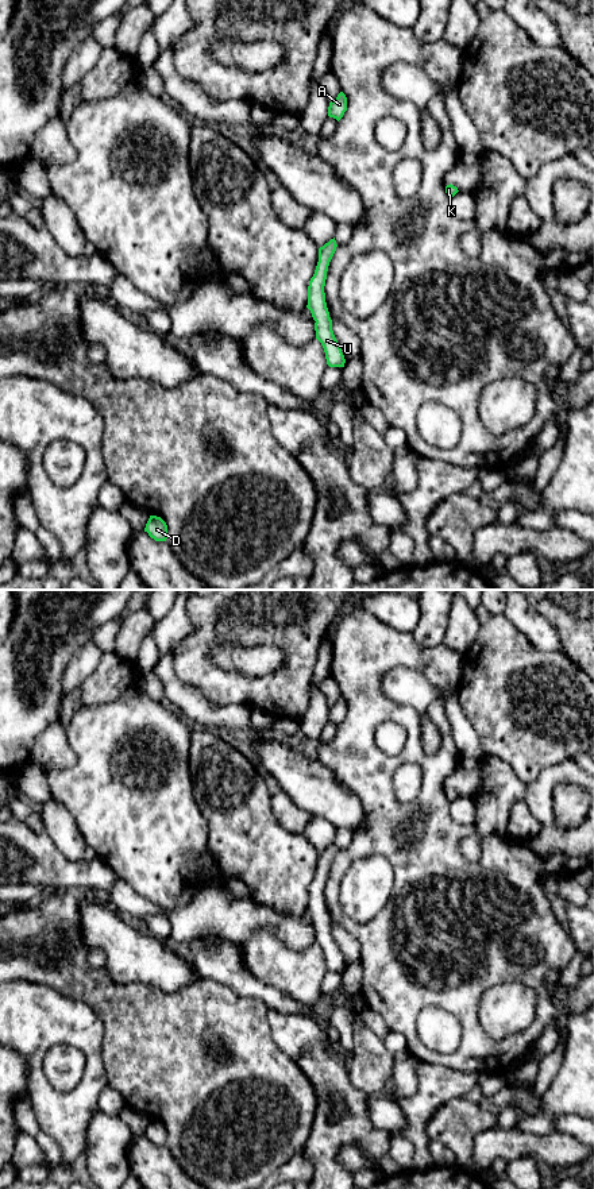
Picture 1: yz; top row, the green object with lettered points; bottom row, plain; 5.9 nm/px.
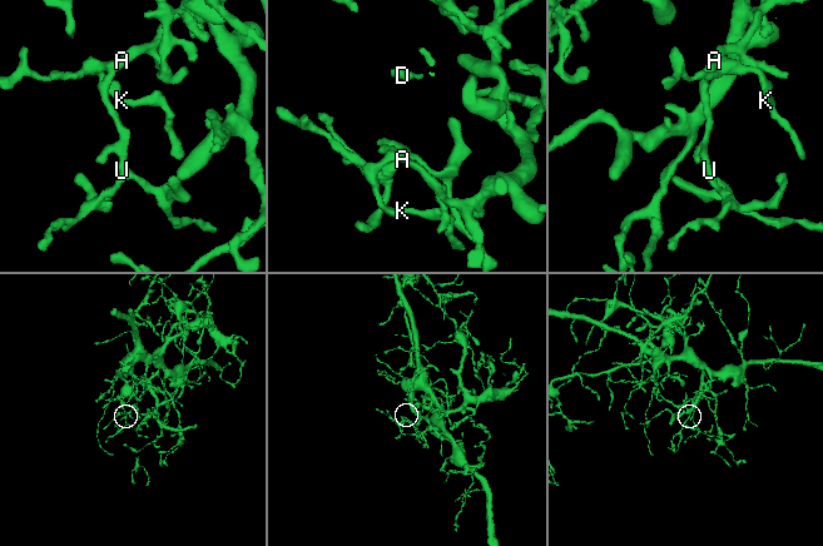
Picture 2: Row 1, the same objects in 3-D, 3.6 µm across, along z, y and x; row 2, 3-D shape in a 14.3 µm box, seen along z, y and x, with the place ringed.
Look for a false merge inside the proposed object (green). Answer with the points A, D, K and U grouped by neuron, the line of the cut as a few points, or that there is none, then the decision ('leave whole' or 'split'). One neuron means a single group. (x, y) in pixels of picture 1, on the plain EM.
A D K U | no cut | leave whole

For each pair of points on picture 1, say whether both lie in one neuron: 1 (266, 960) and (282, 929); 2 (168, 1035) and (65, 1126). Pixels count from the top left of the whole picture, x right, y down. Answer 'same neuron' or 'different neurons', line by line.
1: different neurons
2: different neurons

